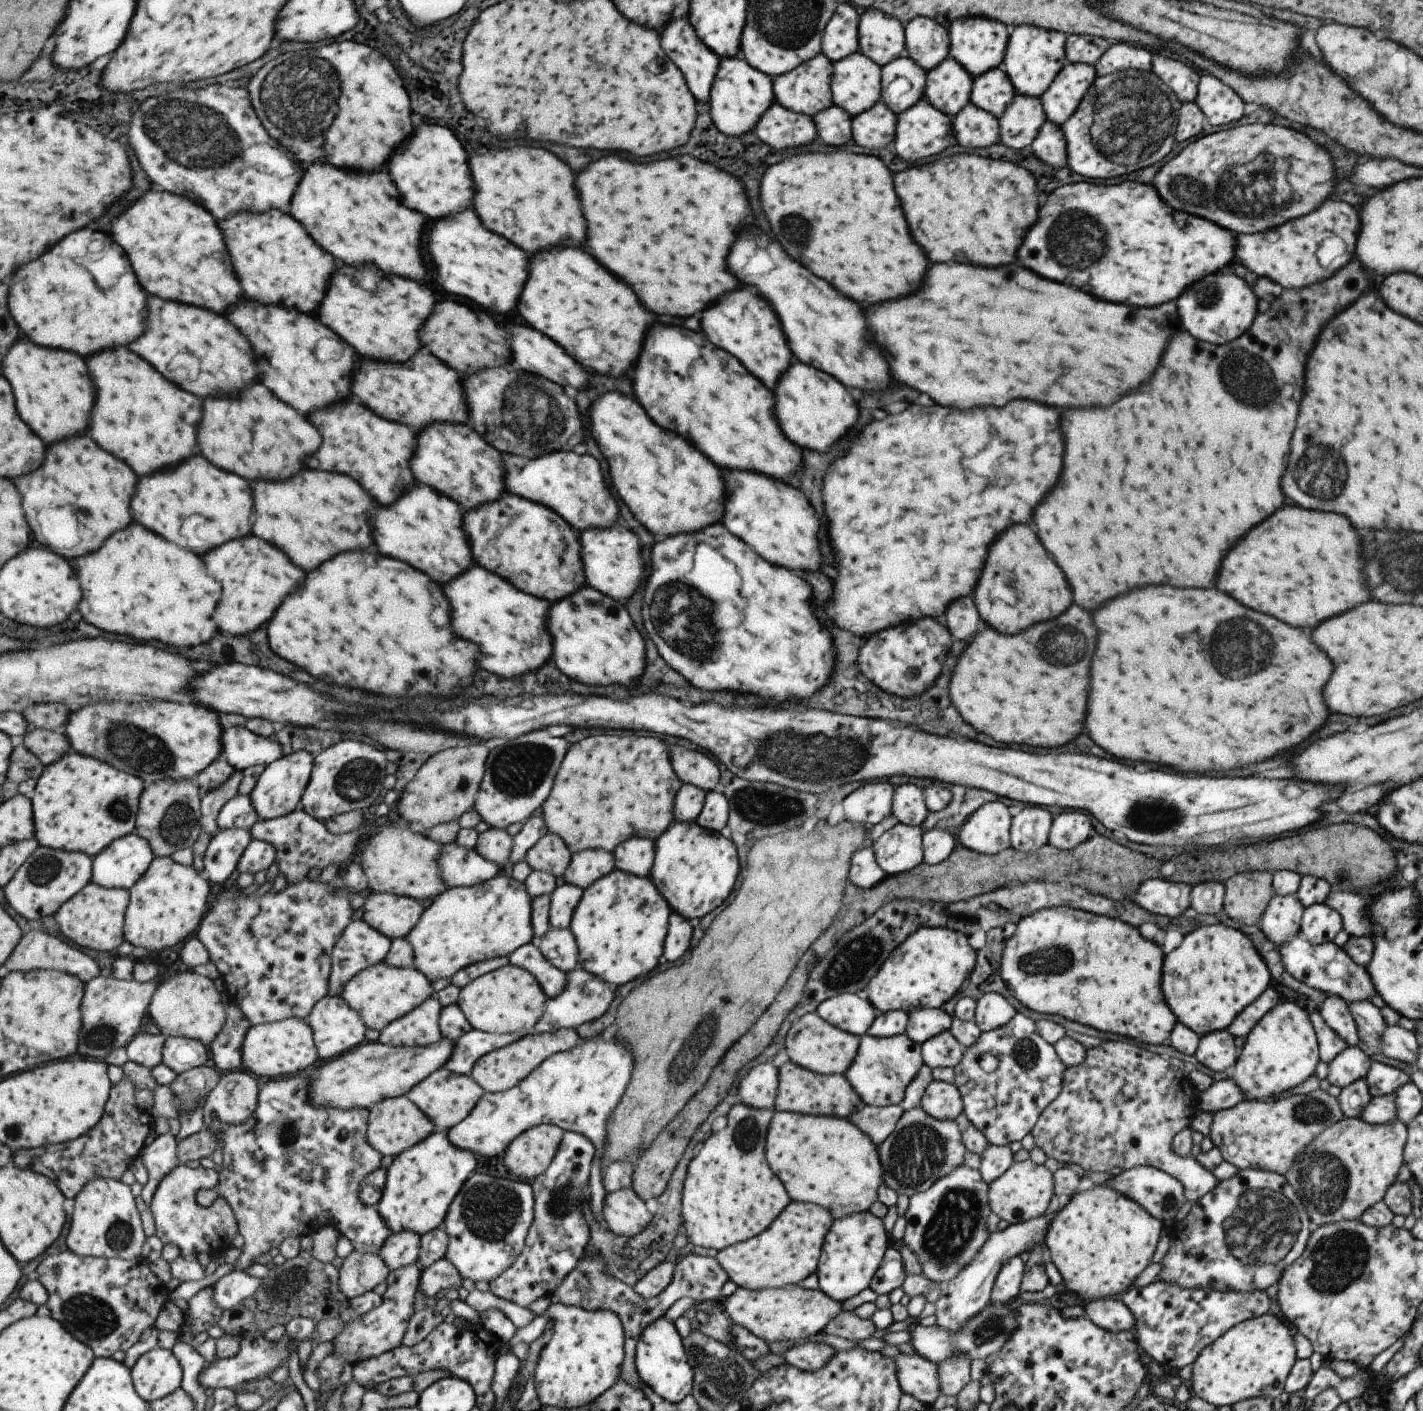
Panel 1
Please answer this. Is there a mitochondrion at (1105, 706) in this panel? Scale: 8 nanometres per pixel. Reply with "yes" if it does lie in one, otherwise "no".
no

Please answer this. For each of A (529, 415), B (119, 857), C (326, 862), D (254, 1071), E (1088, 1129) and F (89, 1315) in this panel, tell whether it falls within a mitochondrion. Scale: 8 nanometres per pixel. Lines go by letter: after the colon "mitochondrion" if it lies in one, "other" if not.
A: mitochondrion
B: other
C: other
D: other
E: other
F: mitochondrion

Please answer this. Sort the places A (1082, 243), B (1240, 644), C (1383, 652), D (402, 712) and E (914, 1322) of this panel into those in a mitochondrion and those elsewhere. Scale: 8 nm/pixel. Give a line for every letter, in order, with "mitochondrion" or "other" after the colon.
A: mitochondrion
B: mitochondrion
C: other
D: other
E: other

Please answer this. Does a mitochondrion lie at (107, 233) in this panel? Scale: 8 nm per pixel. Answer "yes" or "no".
no

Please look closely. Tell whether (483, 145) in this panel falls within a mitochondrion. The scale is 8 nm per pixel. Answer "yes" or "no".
no

